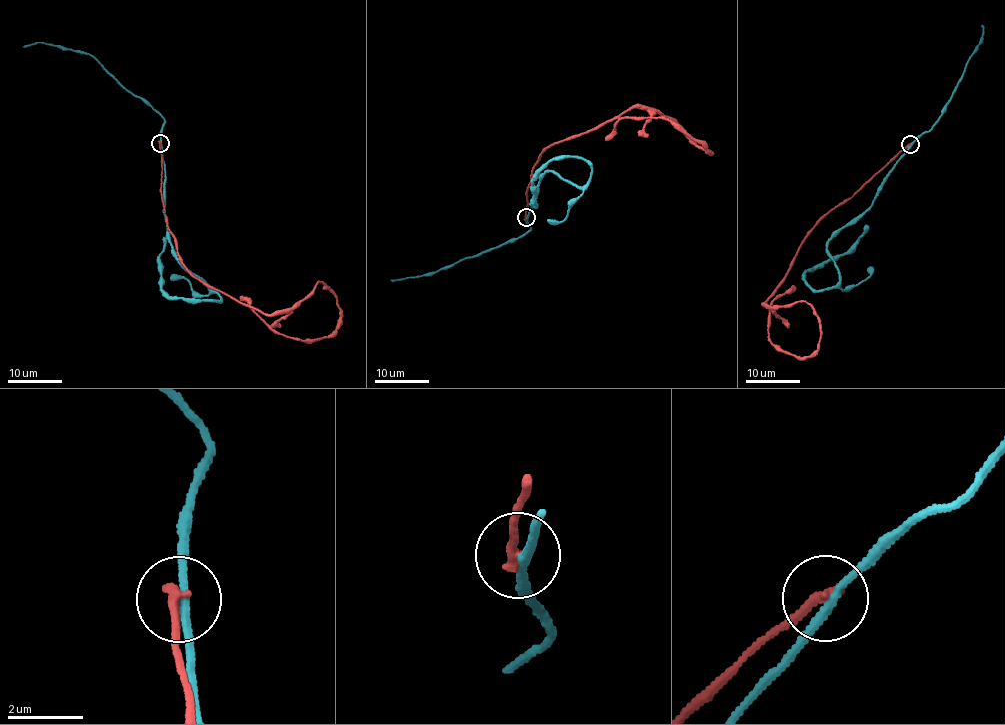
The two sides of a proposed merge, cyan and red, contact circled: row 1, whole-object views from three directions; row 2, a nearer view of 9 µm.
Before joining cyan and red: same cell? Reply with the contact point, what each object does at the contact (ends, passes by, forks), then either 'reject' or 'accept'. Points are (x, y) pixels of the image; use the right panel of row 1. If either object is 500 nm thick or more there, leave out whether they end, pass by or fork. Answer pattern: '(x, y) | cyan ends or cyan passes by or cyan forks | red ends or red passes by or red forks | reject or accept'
(910, 144) | cyan passes by | red ends | reject

